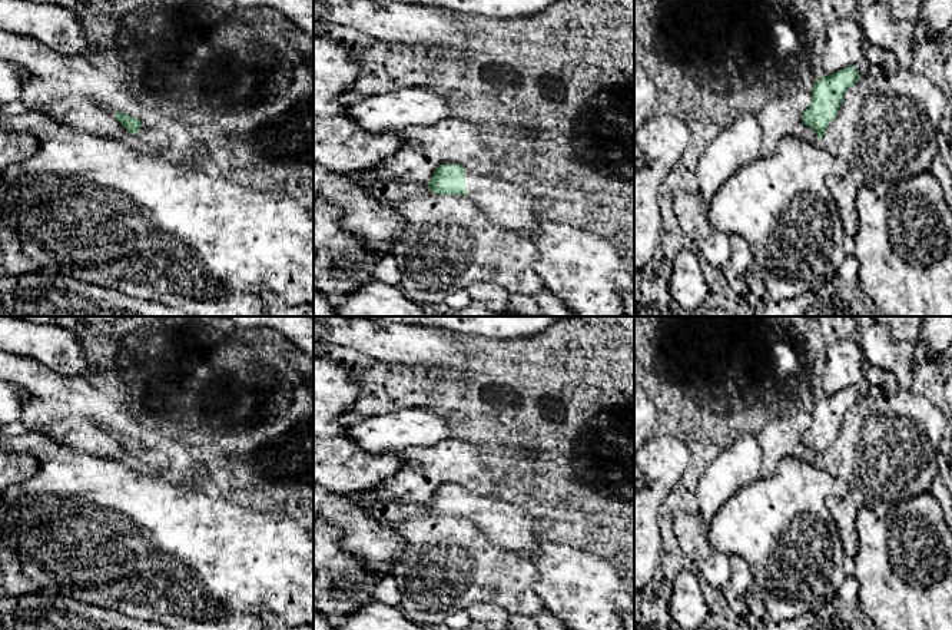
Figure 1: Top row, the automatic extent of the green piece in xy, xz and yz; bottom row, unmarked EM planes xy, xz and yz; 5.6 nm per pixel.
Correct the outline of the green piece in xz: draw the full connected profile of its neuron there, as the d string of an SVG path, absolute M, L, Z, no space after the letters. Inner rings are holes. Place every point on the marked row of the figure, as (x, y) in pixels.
M460 163L437 166L427 185L432 193L467 196L491 220L513 231L533 229L540 220L537 203L527 188L464 169Z

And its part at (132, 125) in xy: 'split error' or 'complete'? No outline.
split error

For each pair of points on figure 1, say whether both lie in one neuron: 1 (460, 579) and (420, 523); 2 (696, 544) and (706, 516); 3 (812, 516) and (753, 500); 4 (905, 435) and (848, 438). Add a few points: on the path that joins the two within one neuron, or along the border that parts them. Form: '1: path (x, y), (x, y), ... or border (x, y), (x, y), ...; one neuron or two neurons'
1: path (457, 564), (430, 537); one neuron
2: border (696, 513), (706, 527); two neurons
3: path (798, 516), (768, 514); one neuron
4: path (891, 443), (862, 443); one neuron

